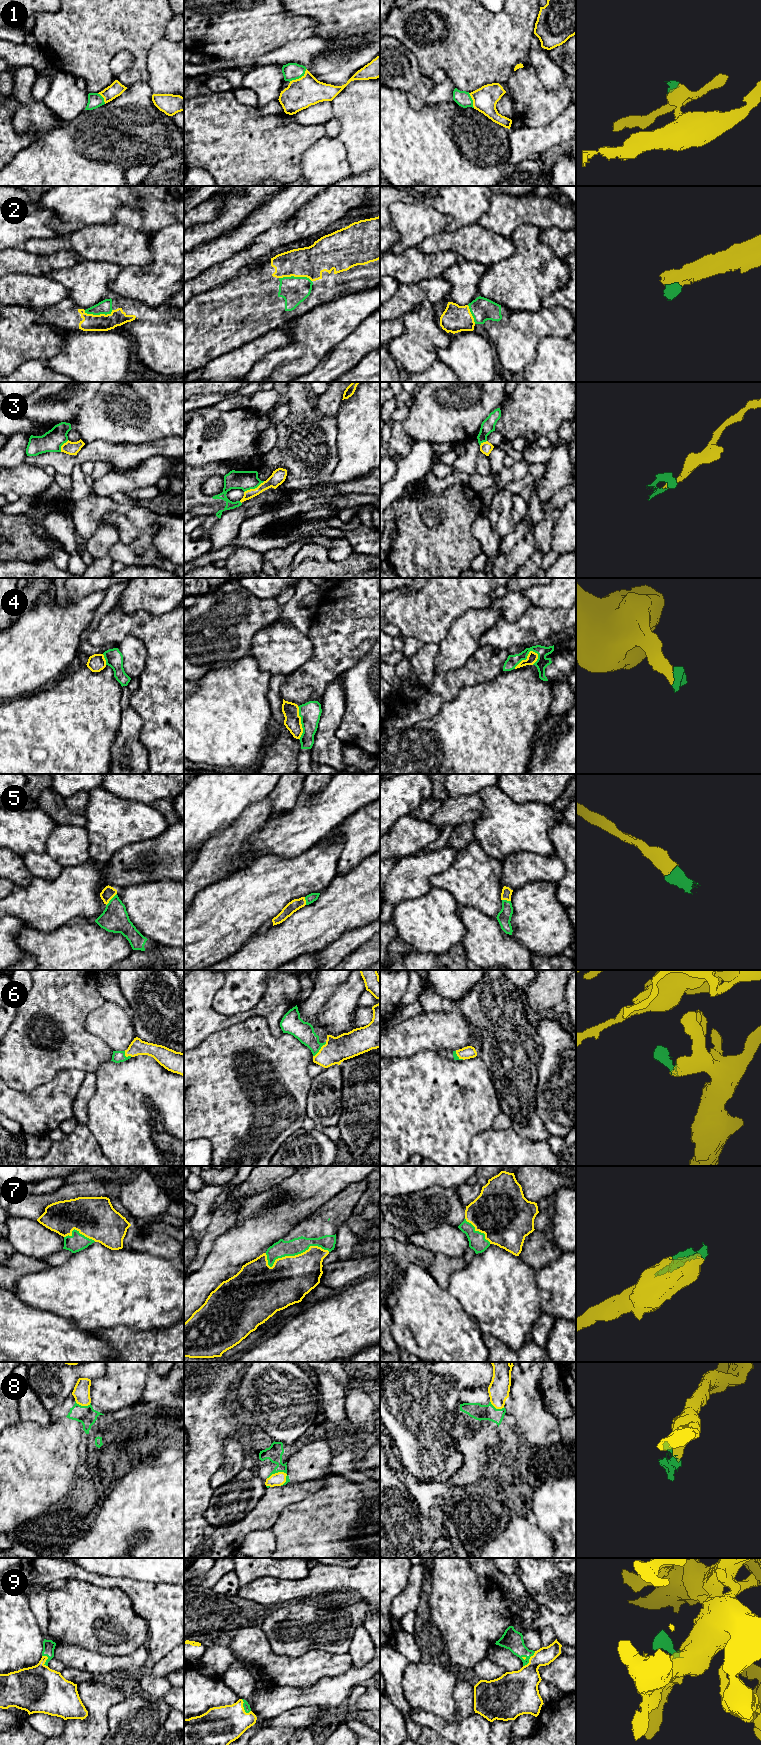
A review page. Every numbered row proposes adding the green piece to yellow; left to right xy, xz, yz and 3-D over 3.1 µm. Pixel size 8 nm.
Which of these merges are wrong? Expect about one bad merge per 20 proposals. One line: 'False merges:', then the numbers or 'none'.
False merges: none

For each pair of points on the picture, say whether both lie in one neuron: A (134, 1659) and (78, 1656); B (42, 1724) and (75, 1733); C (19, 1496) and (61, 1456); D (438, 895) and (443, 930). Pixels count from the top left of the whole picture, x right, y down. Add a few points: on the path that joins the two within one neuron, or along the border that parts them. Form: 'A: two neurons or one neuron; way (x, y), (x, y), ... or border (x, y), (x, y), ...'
A: one neuron; way (120, 1663), (92, 1662)
B: two neurons; border (65, 1720), (65, 1726), (61, 1734)
C: one neuron; way (29, 1486), (51, 1464)
D: one neuron; way (438, 904), (438, 921)

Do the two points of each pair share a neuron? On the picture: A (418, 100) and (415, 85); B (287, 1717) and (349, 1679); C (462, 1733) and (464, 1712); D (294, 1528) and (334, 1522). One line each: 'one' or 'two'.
A: one
B: two
C: two
D: one

